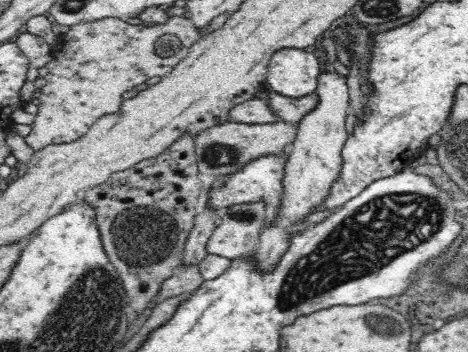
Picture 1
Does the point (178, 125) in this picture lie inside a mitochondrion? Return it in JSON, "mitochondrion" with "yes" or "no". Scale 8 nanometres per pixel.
{"mitochondrion":"no"}

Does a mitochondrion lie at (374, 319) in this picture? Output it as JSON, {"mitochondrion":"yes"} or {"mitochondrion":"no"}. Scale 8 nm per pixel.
{"mitochondrion":"yes"}

